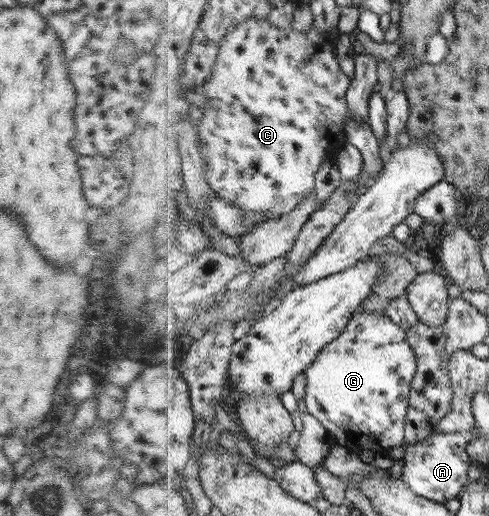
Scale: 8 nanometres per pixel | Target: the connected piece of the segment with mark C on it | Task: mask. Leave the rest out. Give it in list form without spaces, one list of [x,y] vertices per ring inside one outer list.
[[[250,18],[242,22],[235,30],[226,36],[223,46],[218,56],[216,66],[214,67],[214,75],[207,81],[206,86],[201,88],[201,92],[205,93],[211,99],[211,102],[204,110],[204,116],[199,124],[199,144],[201,152],[205,158],[206,177],[213,193],[219,199],[227,200],[231,204],[247,210],[247,212],[267,212],[267,219],[264,222],[273,222],[273,220],[281,220],[285,214],[291,214],[301,207],[301,204],[307,200],[309,194],[315,192],[317,184],[317,174],[325,162],[325,158],[331,160],[333,154],[338,152],[350,142],[346,124],[351,116],[350,102],[348,101],[348,92],[353,84],[353,78],[350,78],[343,72],[339,58],[335,53],[337,40],[332,44],[327,44],[331,31],[322,32],[316,23],[309,32],[300,32],[294,25],[283,30],[275,26],[266,18]]]

